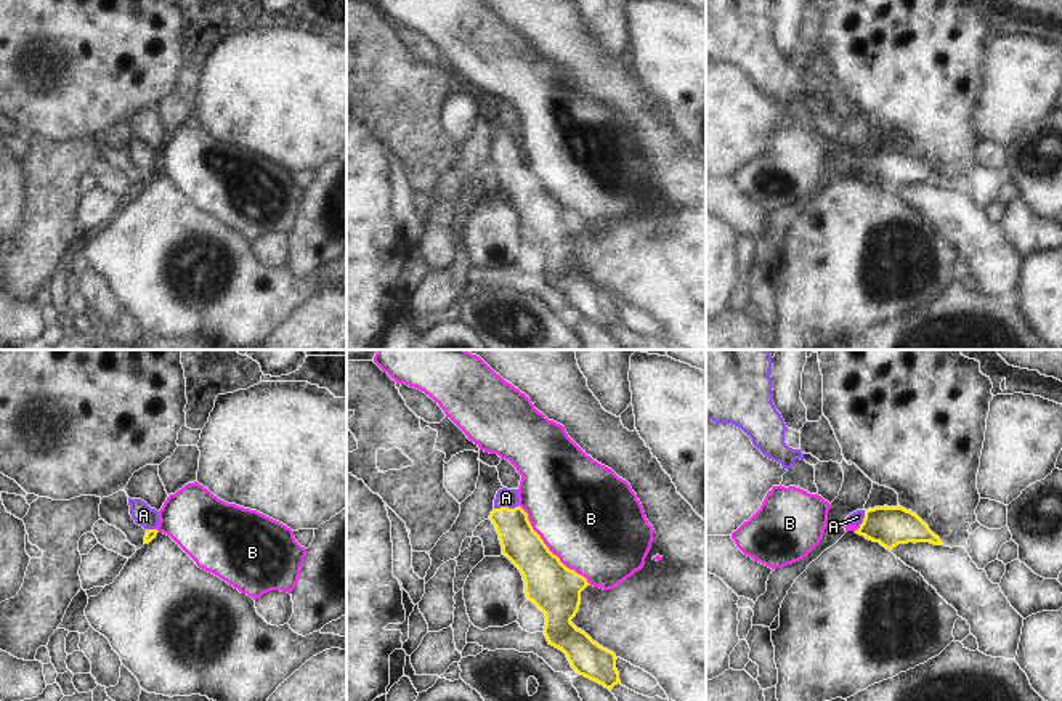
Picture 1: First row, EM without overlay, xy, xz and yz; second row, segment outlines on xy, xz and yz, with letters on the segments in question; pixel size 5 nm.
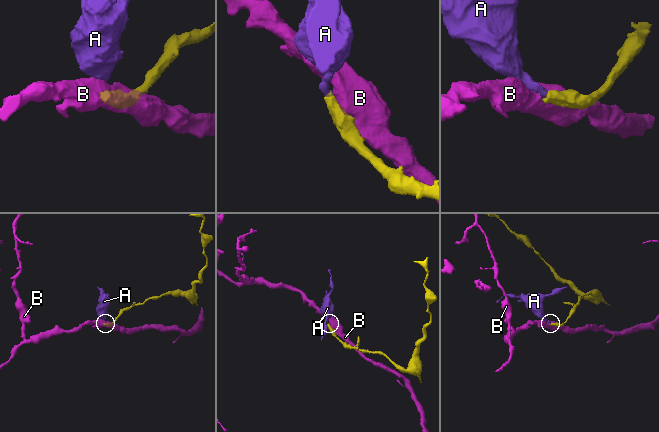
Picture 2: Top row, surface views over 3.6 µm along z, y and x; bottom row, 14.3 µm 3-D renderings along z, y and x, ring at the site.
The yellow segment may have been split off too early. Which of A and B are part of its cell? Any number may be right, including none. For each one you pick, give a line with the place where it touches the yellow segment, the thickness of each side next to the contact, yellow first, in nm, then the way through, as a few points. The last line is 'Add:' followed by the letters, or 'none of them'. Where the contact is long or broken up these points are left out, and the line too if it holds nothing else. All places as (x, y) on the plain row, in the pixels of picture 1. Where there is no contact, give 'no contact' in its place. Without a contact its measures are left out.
A: meets yellow in xz at (506, 148); 190 nm thick on the yellow side, 100 nm on the other; runs through xz (520, 183), (506, 148), (506, 138)
Add: A

